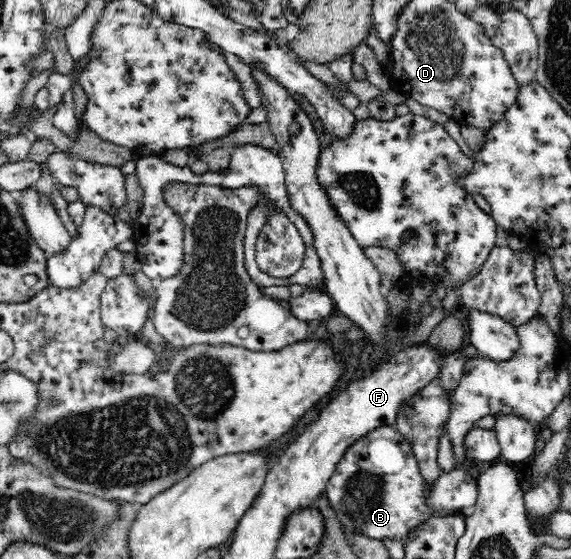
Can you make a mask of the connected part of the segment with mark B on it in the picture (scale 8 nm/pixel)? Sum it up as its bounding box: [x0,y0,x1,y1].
[327,426,433,541]

